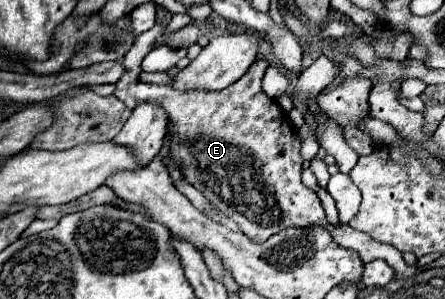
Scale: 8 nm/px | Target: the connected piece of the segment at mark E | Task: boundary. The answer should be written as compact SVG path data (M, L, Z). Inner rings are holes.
M155 25L135 39L133 49L129 49L129 53L123 57L125 73L121 81L115 83L115 95L131 111L139 101L157 101L157 105L165 109L169 117L169 153L177 157L177 165L181 165L181 173L187 183L201 191L213 207L231 217L253 241L267 241L273 233L287 225L307 227L319 223L331 231L335 243L357 251L363 263L385 259L395 269L395 281L409 279L417 273L417 269L405 265L401 251L397 251L393 245L379 243L367 233L355 231L349 225L333 227L327 223L317 193L301 183L301 137L297 131L293 131L293 125L281 111L279 103L267 97L261 87L269 65L265 59L255 61L239 81L223 91L181 93L169 85L141 83L138 75L142 71L142 60L163 29L163 25Z

